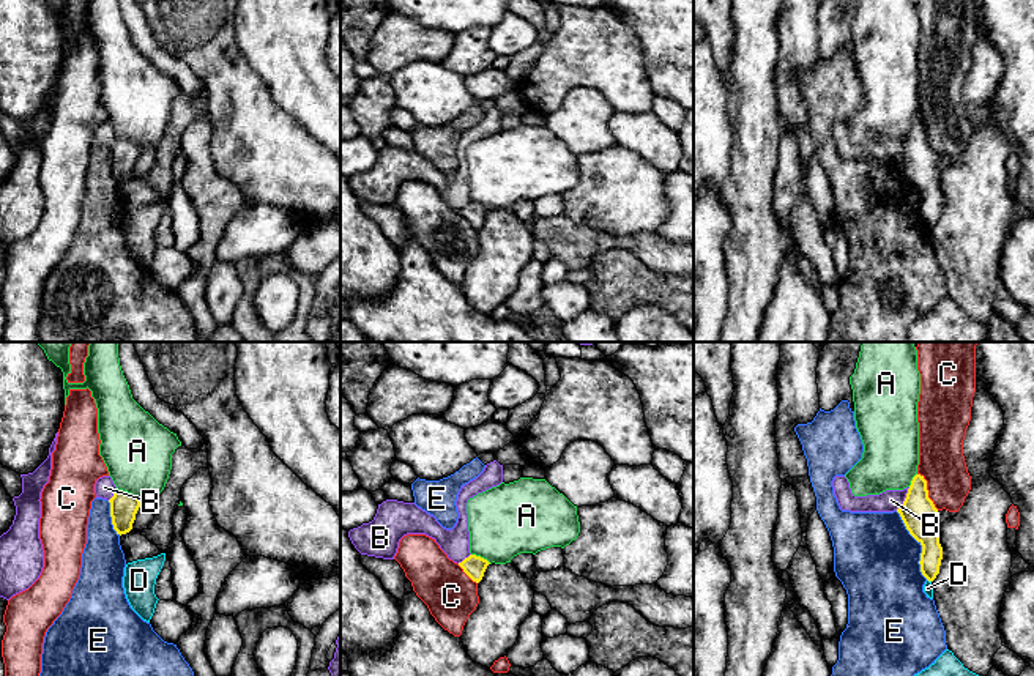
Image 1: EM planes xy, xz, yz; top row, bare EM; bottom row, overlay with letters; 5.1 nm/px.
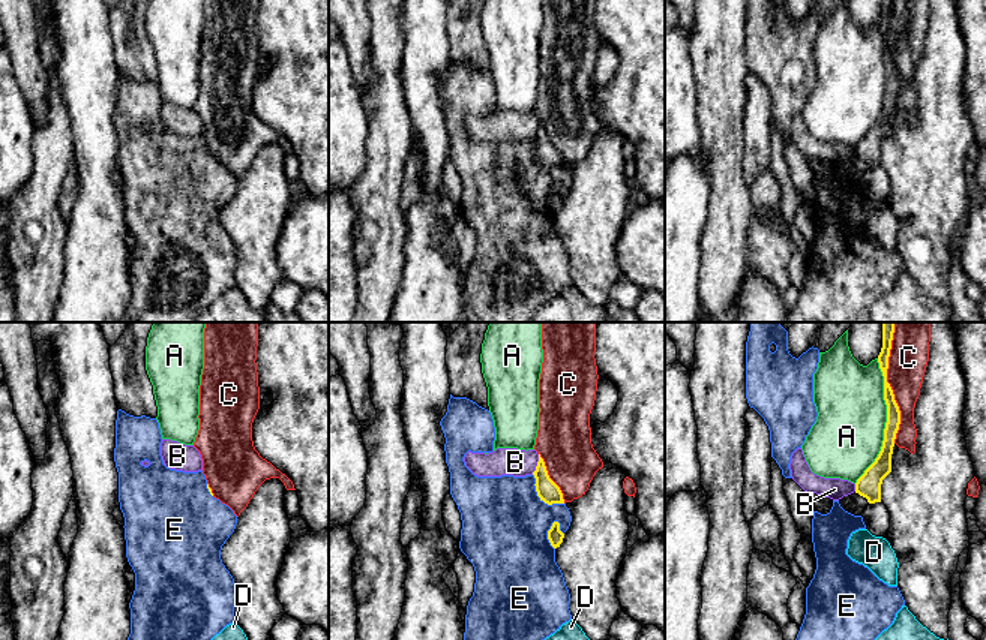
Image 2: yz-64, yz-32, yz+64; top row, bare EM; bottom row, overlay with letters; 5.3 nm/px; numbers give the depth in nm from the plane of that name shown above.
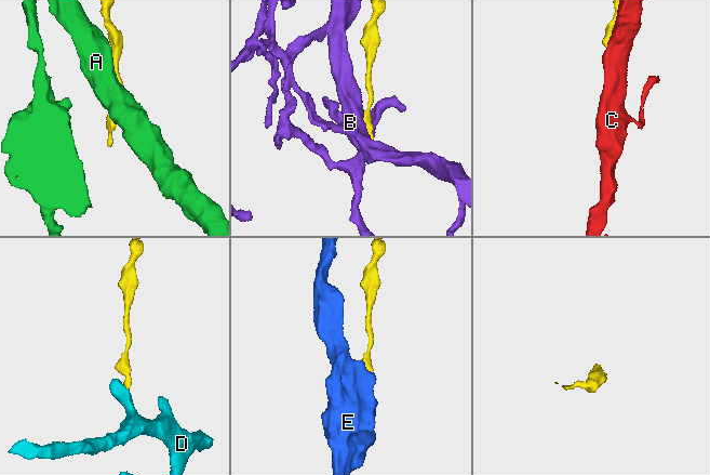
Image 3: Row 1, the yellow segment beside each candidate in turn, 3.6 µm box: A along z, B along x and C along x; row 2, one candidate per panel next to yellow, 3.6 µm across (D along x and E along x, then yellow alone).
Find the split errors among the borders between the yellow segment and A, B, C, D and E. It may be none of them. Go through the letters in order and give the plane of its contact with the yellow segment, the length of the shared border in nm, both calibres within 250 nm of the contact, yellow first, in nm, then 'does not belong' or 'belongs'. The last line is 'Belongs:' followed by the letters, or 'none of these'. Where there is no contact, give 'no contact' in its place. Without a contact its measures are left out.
A: xy | 150 nm | 140/360 nm | does not belong
B: yz | 140 nm | 180/110 nm | does not belong
C: yz | 220 nm | 180/240 nm | does not belong
D: yz | 30 nm | 130/50 nm | does not belong
E: yz | 380 nm | 180/440 nm | does not belong
Belongs: none of these

